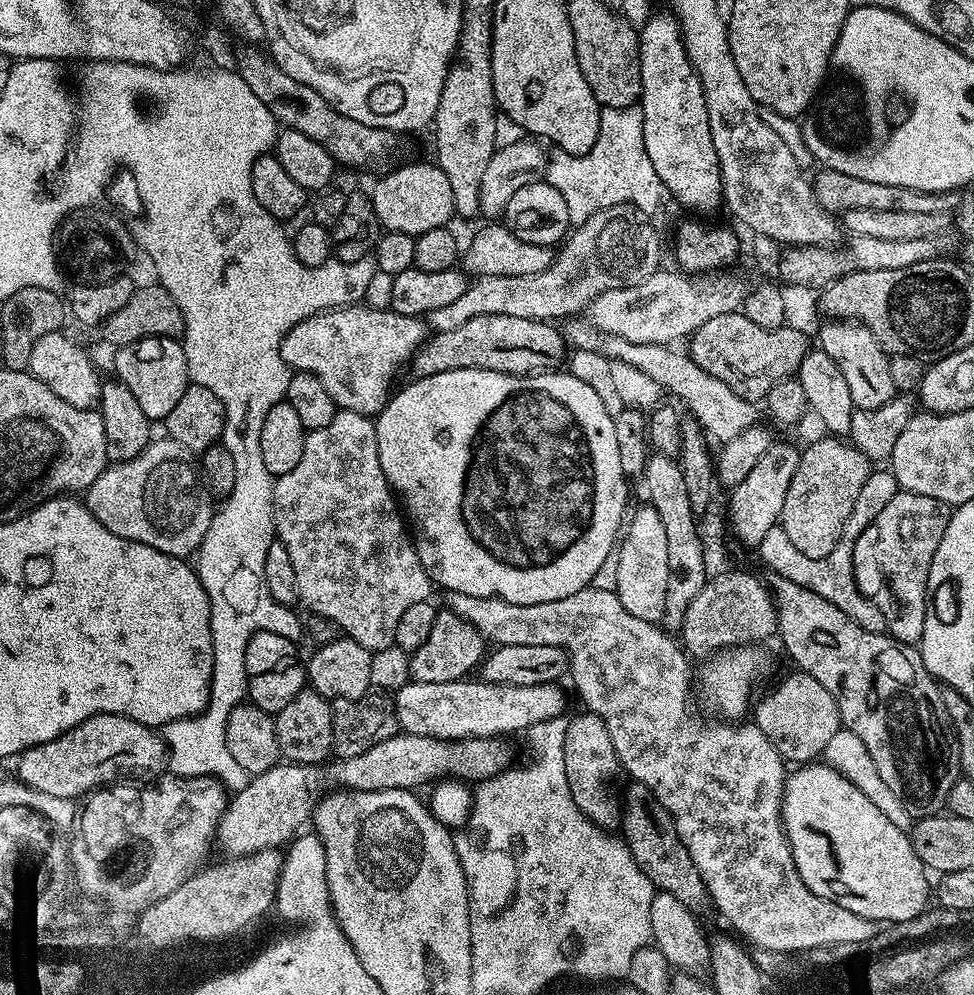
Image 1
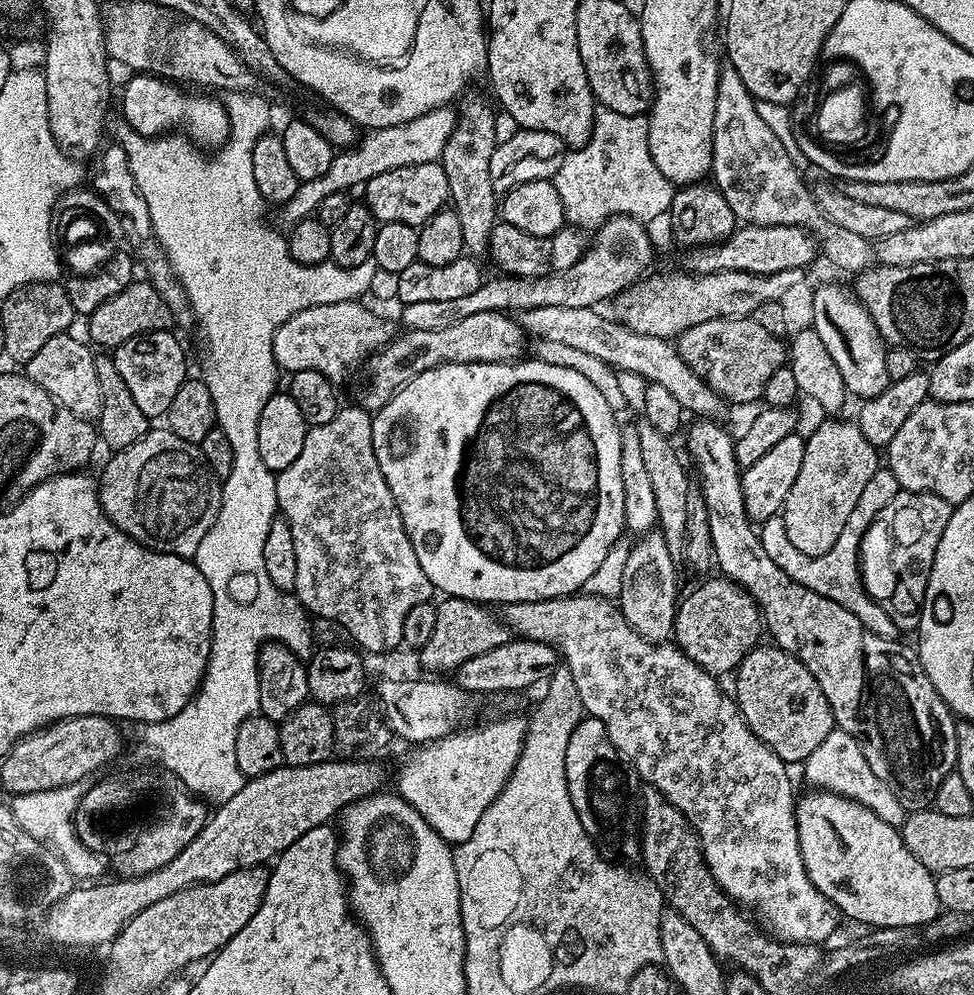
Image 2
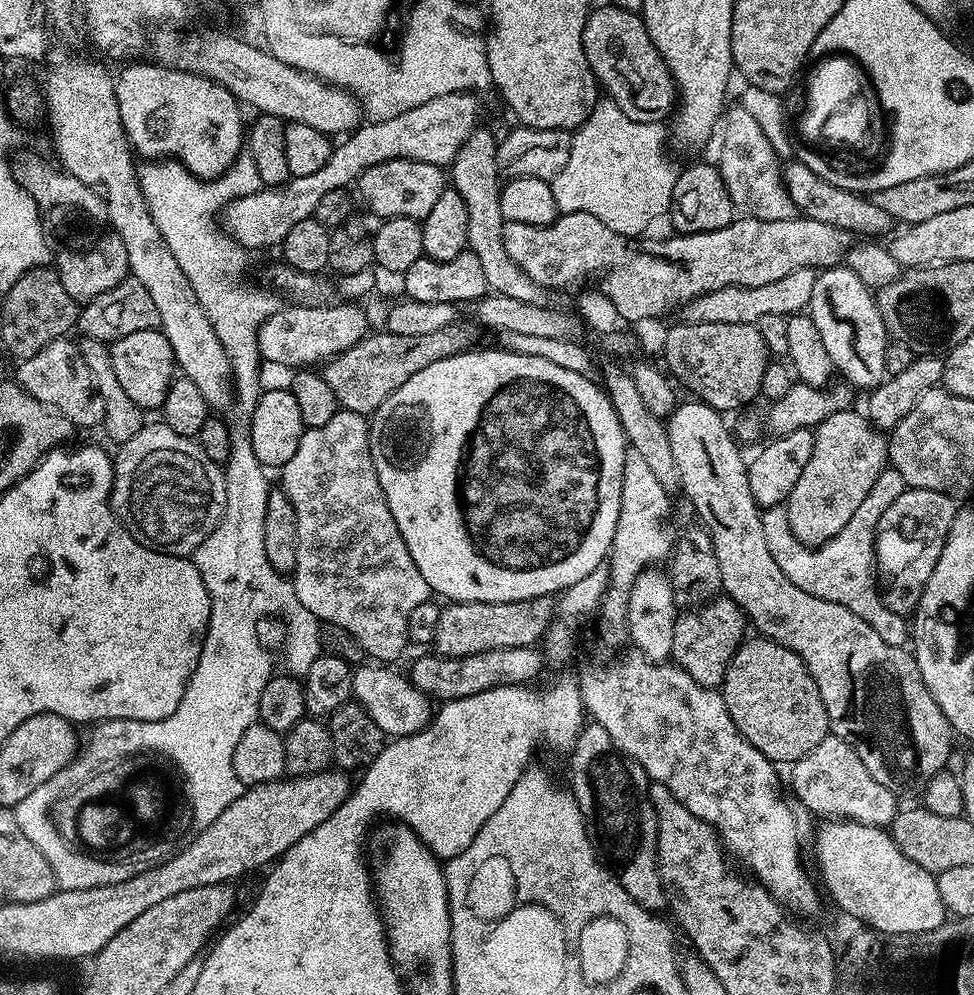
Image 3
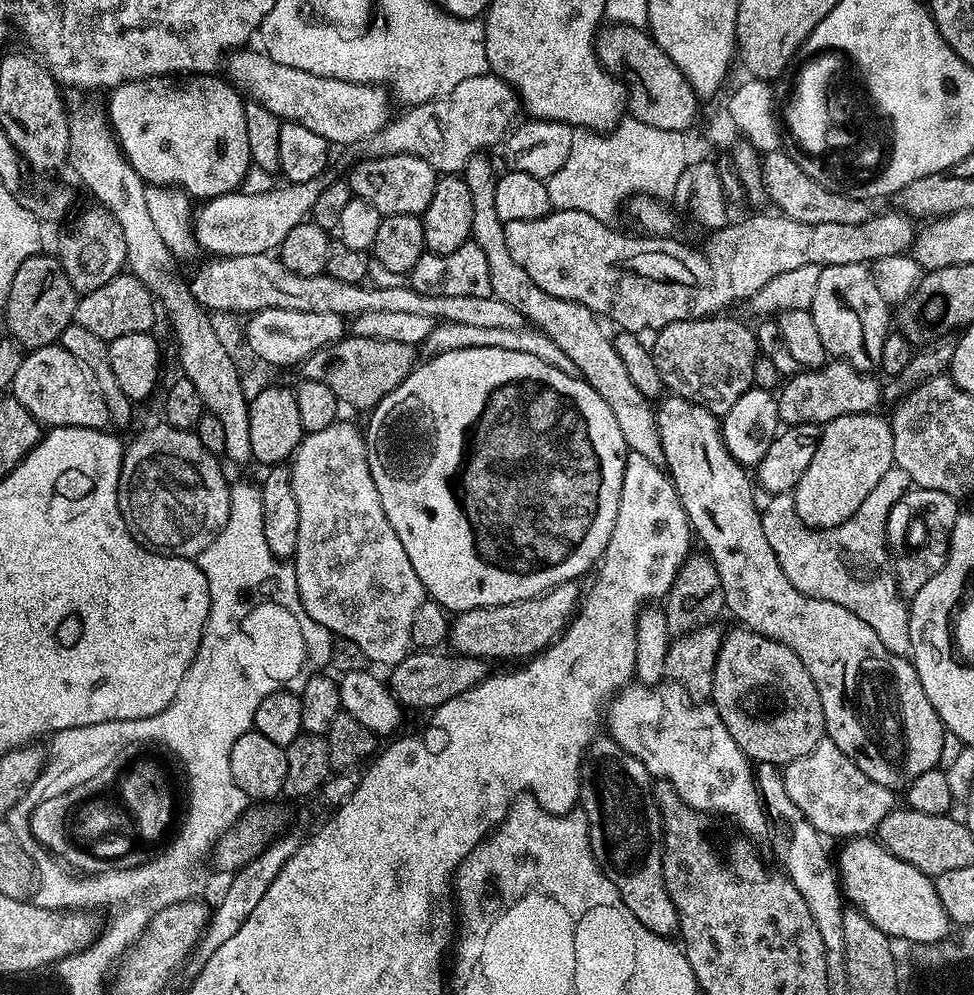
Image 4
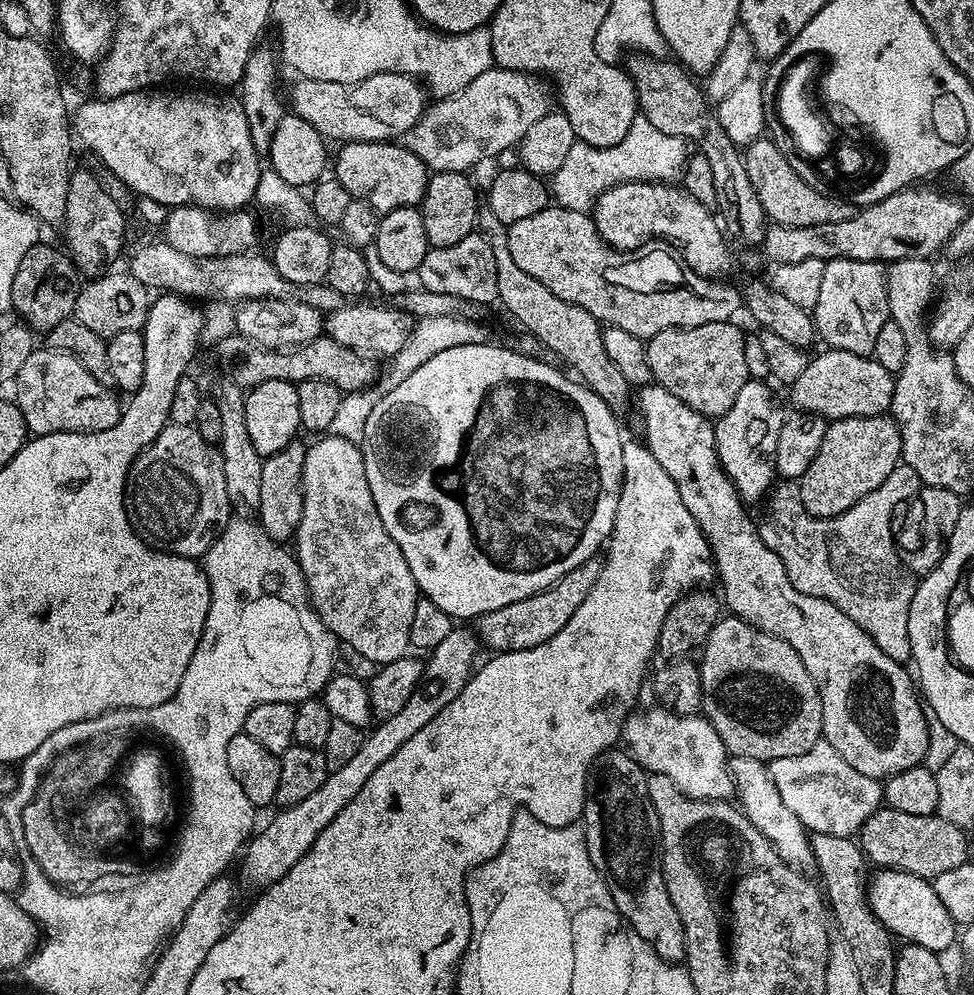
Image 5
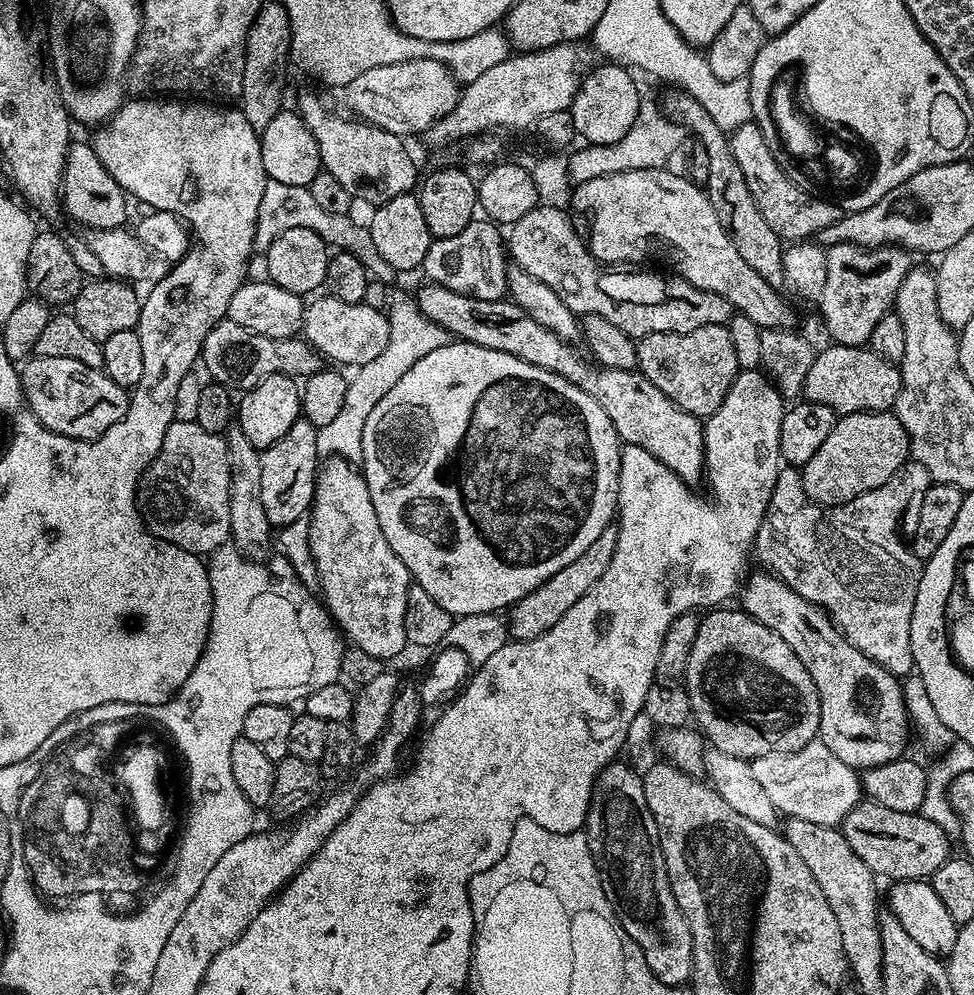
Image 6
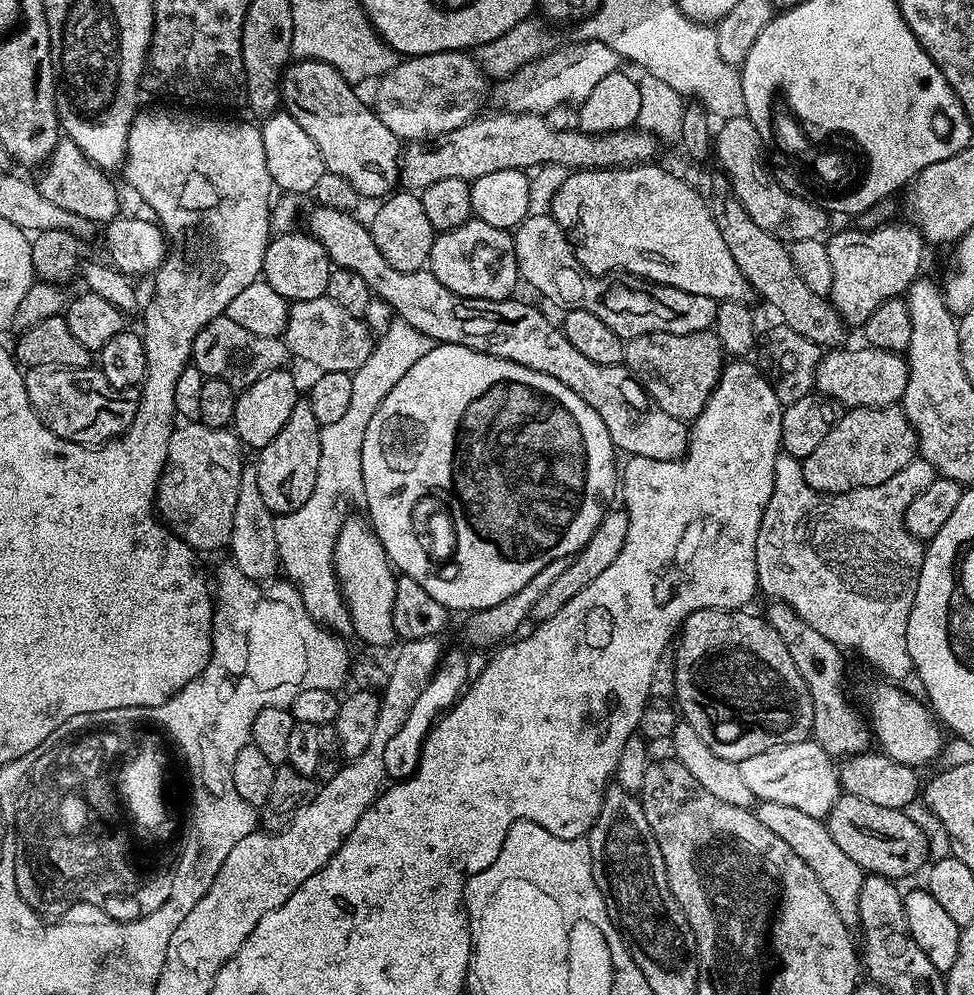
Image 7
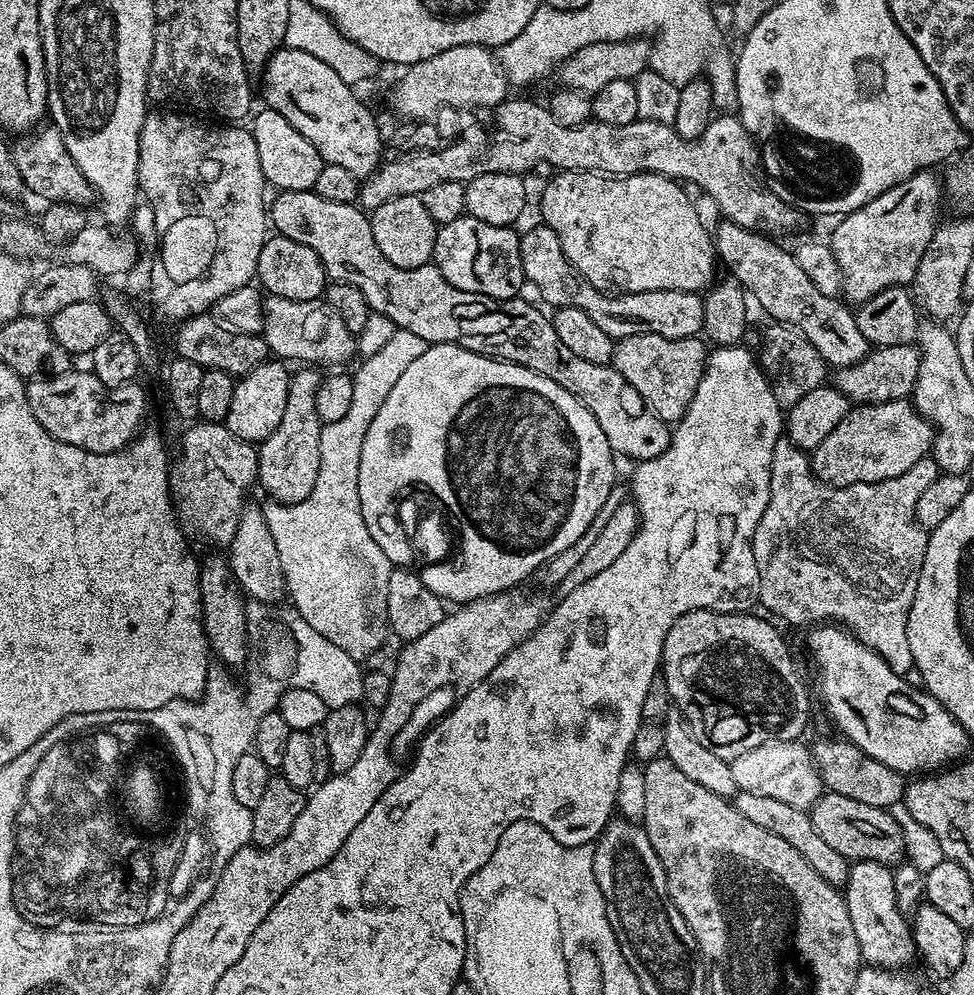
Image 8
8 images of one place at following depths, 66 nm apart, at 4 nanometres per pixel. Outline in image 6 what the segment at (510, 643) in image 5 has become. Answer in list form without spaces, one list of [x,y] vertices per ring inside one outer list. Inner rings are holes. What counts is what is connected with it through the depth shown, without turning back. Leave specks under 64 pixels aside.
[[[611,524],[600,532],[598,538],[594,538],[594,542],[585,552],[578,554],[578,558],[570,562],[570,566],[562,566],[558,574],[554,574],[546,582],[542,582],[542,586],[513,604],[506,616],[509,637],[519,642],[538,638],[538,634],[546,634],[546,630],[550,630],[554,622],[560,621],[562,614],[566,614],[566,610],[570,610],[570,606],[574,606],[574,602],[578,602],[578,598],[582,598],[582,594],[586,594],[586,590],[590,590],[590,586],[594,586],[594,582],[598,582],[598,578],[606,572],[616,545],[617,530]]]

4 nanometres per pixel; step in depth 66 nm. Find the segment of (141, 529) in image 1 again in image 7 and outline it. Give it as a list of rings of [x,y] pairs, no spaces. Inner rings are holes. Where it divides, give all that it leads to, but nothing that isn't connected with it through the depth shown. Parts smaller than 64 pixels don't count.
[[[184,422],[172,433],[170,450],[166,454],[160,481],[156,484],[154,508],[169,530],[182,538],[182,542],[195,548],[197,553],[212,552],[223,544],[225,547],[232,539],[234,502],[238,502],[238,482],[246,466],[246,460],[240,451],[242,445],[232,430],[208,428],[199,422]]]

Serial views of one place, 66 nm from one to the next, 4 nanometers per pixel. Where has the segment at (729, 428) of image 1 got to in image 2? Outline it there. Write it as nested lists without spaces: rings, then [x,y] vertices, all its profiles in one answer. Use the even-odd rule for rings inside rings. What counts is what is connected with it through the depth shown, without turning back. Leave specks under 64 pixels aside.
[[[538,306],[537,308],[531,308],[530,310],[519,313],[518,319],[520,321],[520,327],[524,329],[525,333],[528,333],[536,340],[548,340],[554,346],[558,342],[563,342],[566,346],[571,346],[577,350],[582,350],[586,354],[591,354],[593,358],[600,358],[602,362],[608,363],[615,370],[632,372],[634,375],[641,376],[647,382],[663,386],[666,390],[670,390],[670,394],[674,394],[674,398],[678,398],[681,409],[685,413],[693,412],[691,414],[693,417],[720,418],[720,415],[724,412],[724,408],[726,409],[726,401],[705,380],[698,378],[698,374],[694,374],[694,370],[690,370],[690,366],[686,366],[686,362],[680,357],[680,352],[672,340],[663,340],[654,334],[638,334],[615,318],[609,318],[607,320],[600,313],[600,310],[596,308]]]

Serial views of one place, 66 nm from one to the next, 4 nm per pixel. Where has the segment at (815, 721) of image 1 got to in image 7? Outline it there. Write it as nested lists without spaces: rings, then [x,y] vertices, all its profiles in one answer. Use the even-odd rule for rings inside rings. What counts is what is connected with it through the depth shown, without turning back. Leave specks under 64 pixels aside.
[[[703,608],[698,610],[694,614],[687,616],[684,623],[680,625],[678,639],[674,644],[674,655],[676,658],[676,694],[674,700],[676,704],[677,702],[680,703],[680,706],[678,705],[679,715],[694,730],[694,734],[698,734],[702,742],[714,754],[718,754],[718,758],[735,762],[745,760],[746,758],[754,758],[754,754],[762,754],[762,750],[770,750],[783,744],[797,744],[809,739],[812,736],[812,723],[814,722],[812,695],[802,678],[802,674],[798,670],[798,666],[794,666],[794,658],[790,658],[790,650],[786,650],[786,642],[782,642],[782,638],[778,638],[778,630],[774,630],[774,626],[770,626],[763,615],[751,616],[750,613],[751,611],[748,610],[729,610],[727,608]],[[706,688],[724,688],[724,698],[732,698],[732,700],[726,702],[726,708],[720,708],[720,706],[716,706],[712,702],[708,704]]]

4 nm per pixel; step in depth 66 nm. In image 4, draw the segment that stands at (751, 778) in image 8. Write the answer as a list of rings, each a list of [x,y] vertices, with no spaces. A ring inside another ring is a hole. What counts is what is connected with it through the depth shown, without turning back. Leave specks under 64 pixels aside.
[[[827,738],[820,740],[810,754],[783,765],[782,775],[791,802],[828,838],[868,836],[894,807],[890,789],[866,778],[866,774],[862,774],[862,770],[858,770],[858,766]]]

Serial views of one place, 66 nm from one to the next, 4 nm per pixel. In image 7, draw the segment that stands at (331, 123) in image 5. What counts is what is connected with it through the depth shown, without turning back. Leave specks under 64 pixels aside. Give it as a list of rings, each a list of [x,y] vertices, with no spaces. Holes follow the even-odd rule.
[[[464,50],[401,59],[391,72],[379,77],[377,84],[380,85],[376,88],[374,103],[376,117],[386,122],[402,142],[420,140],[423,136],[439,138],[445,132],[461,128],[477,115],[476,107],[484,96],[486,100],[490,88],[484,69]]]

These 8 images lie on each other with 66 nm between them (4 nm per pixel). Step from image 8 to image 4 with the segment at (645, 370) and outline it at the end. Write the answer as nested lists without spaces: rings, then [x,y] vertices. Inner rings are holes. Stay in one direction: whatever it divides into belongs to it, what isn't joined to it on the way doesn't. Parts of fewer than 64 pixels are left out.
[[[717,314],[703,320],[670,322],[655,333],[656,341],[651,341],[650,344],[654,366],[658,366],[658,374],[662,374],[665,389],[673,396],[681,396],[683,400],[710,410],[717,418],[723,417],[730,406],[734,406],[734,402],[738,402],[738,398],[742,398],[742,394],[753,387],[752,379],[758,357],[755,331],[728,315],[732,314]]]

